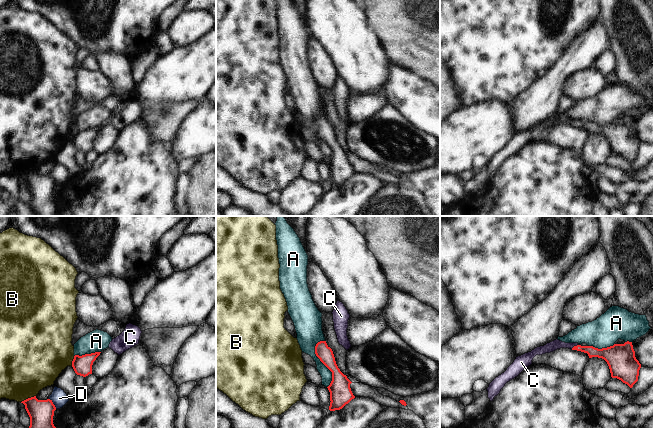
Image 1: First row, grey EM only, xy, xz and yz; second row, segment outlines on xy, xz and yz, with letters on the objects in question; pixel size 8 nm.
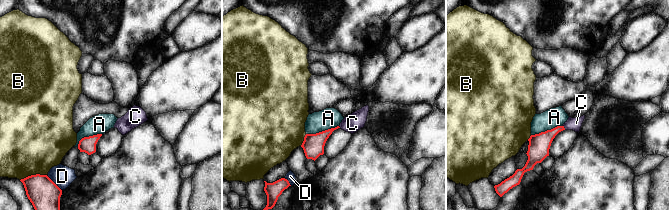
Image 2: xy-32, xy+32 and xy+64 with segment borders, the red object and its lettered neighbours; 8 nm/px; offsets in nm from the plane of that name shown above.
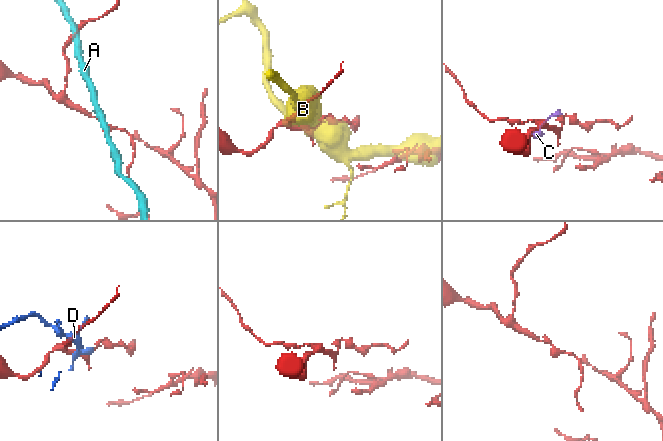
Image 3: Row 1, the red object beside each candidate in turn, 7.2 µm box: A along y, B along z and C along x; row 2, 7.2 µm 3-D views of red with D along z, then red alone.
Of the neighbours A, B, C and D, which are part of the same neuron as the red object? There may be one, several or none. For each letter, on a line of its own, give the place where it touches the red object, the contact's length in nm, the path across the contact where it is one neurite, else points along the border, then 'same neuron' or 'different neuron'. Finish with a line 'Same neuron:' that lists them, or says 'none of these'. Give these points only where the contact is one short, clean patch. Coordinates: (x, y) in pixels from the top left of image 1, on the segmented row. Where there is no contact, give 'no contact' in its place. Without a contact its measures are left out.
A: contact xz (323, 363); length 380 nm; different neuron
B: contact xy (28, 398); length 130 nm; different neuron
C: contact yz (575, 346); length 80 nm; way yz (605, 353), (592, 352), (575, 346), (556, 344); same neuron
D: contact xy (52, 403); length 110 nm; different neuron
Same neuron: C

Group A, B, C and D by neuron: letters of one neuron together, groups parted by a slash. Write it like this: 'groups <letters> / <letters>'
groups A / B / C / D

